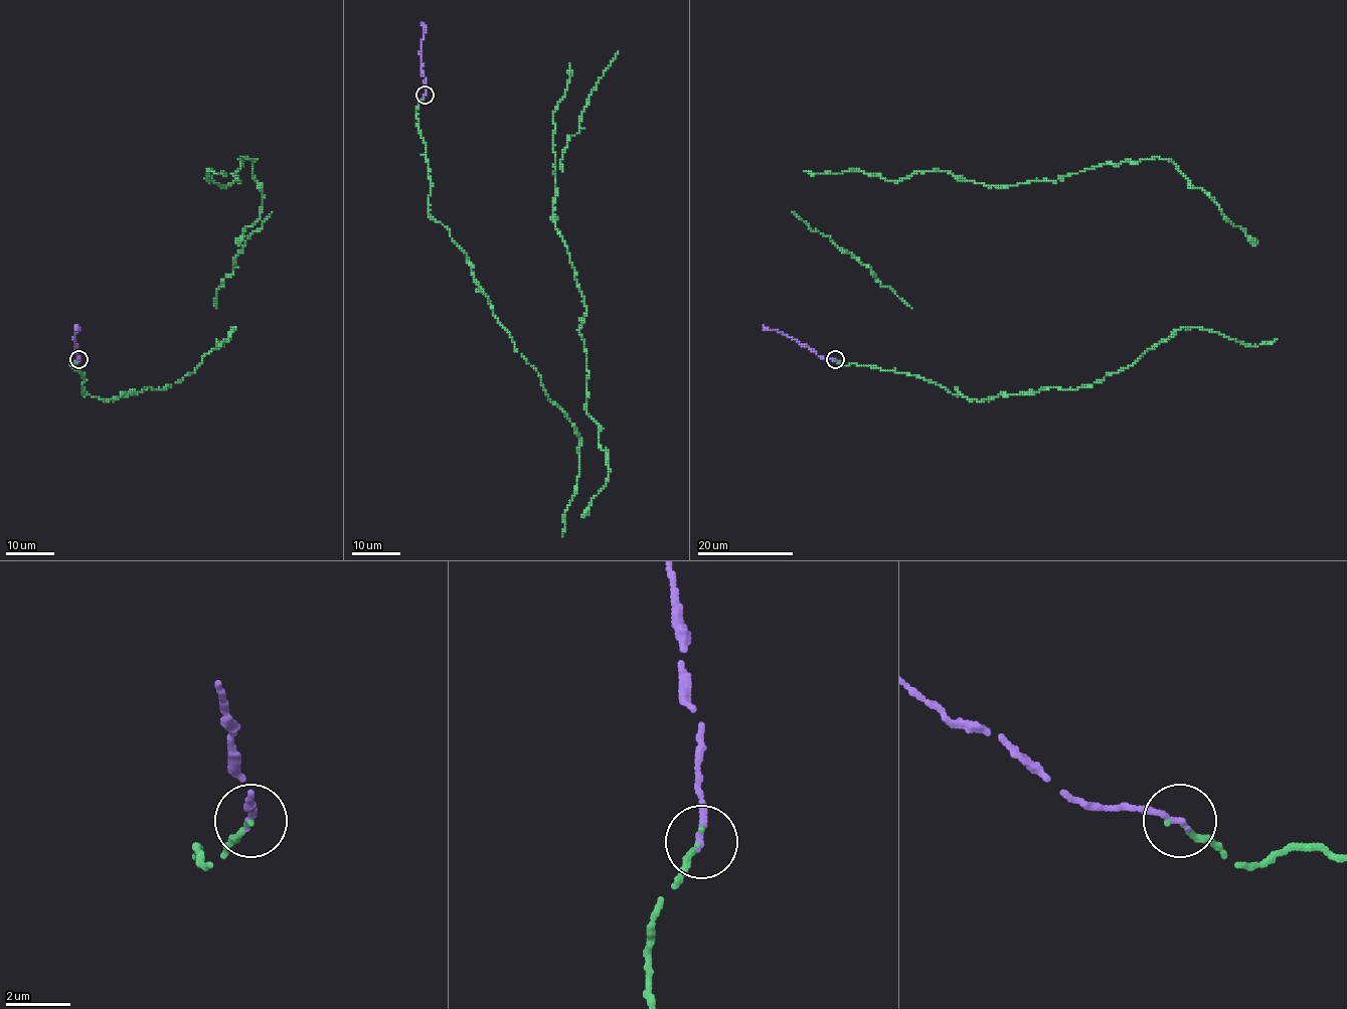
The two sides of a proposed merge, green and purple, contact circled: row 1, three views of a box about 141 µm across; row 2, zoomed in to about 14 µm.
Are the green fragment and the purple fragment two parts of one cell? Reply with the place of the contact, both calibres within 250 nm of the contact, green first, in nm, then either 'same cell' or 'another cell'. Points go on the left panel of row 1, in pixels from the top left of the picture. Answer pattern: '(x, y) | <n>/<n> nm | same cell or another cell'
(78, 359) | 200/220 nm | same cell

